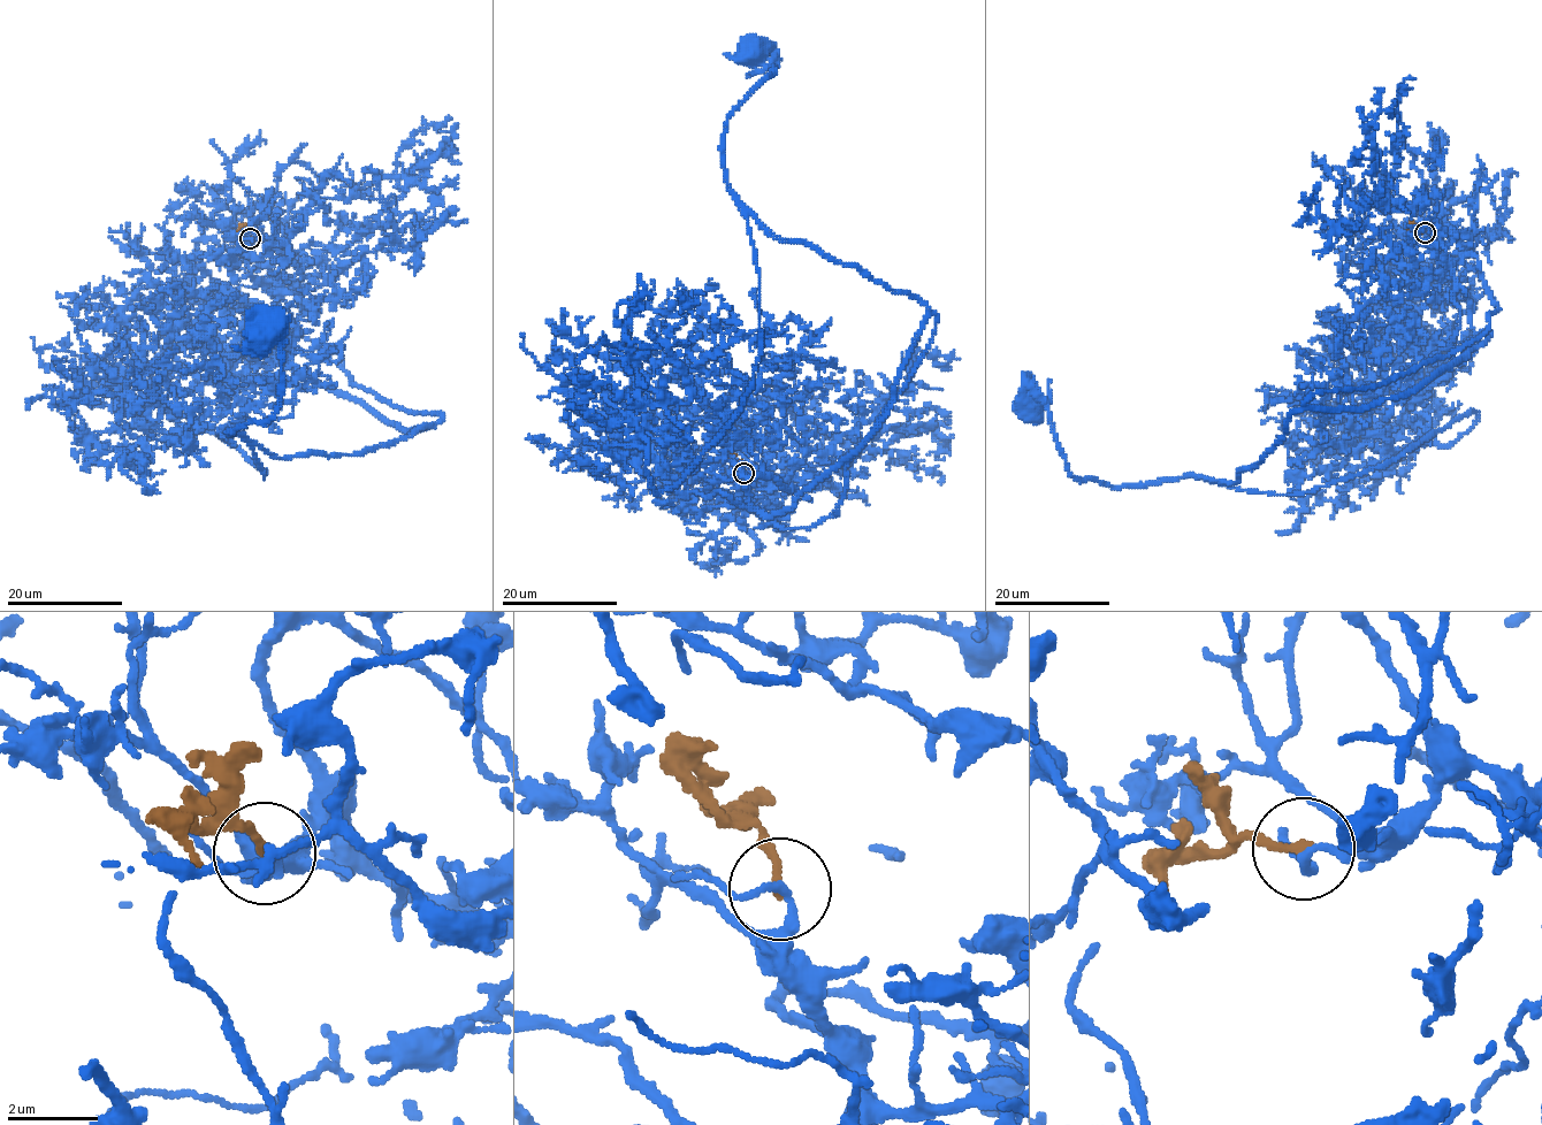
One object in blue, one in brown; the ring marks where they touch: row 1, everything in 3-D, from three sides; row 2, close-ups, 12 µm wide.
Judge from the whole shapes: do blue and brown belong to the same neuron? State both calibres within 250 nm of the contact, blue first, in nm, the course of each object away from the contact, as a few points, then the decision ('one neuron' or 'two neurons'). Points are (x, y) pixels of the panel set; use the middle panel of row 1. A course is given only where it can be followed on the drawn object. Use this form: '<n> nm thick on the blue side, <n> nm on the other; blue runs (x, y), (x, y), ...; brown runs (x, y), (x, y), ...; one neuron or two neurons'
150 nm thick on the blue side, 190 nm on the other; blue runs (743, 473), (779, 527), (837, 514), (937, 316), (732, 191), (726, 116), (776, 51), (748, 51); brown runs (743, 473), (732, 458), (735, 454); two neurons

